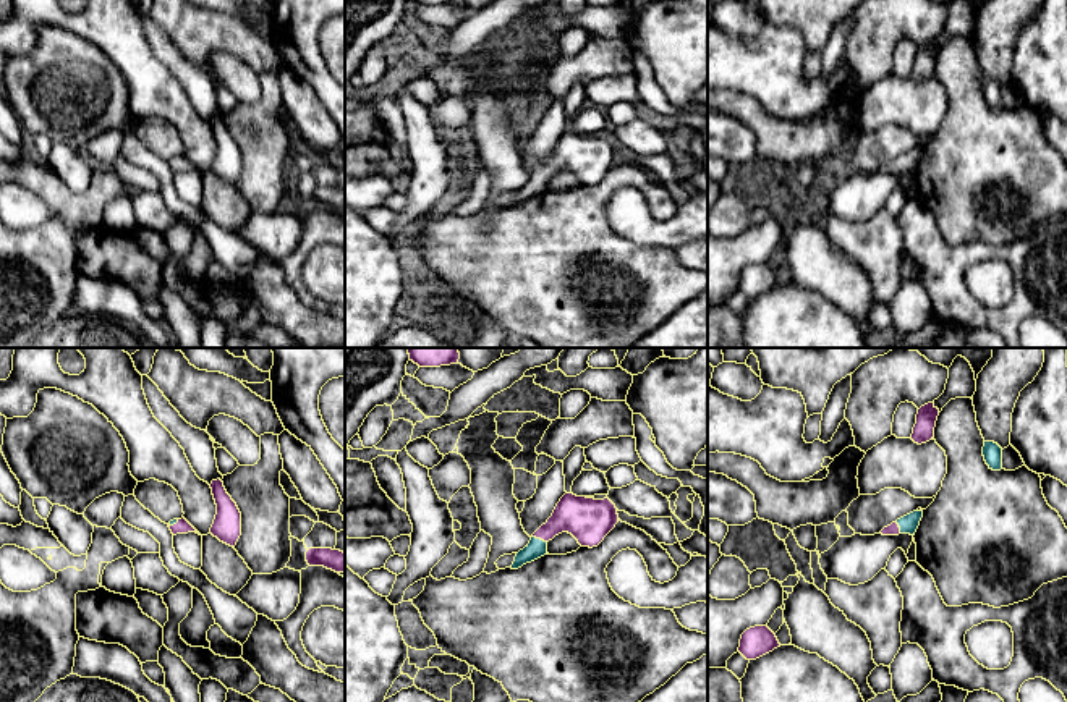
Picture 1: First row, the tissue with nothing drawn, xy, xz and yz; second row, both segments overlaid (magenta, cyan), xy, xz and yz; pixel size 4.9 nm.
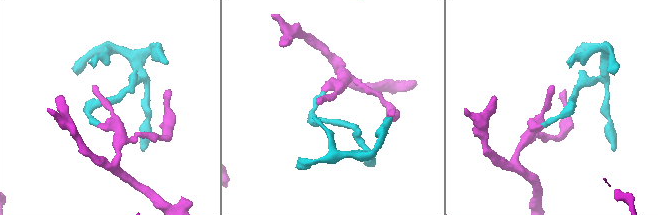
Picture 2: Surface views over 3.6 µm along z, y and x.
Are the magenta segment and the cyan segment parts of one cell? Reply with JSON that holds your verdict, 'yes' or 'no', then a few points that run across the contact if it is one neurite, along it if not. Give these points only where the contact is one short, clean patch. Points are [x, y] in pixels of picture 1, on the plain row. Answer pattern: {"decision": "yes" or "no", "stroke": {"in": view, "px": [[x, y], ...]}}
{"decision": "yes", "stroke": {"in": "xz", "px": [[586, 157], [562, 157], [539, 175], [536, 185]]}}

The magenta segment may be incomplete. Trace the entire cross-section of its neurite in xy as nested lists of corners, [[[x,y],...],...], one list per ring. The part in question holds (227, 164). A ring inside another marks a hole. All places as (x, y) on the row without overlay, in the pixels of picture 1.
[[[220,116],[212,118],[210,126],[217,142],[210,171],[220,180],[235,184],[241,173],[241,150]]]

